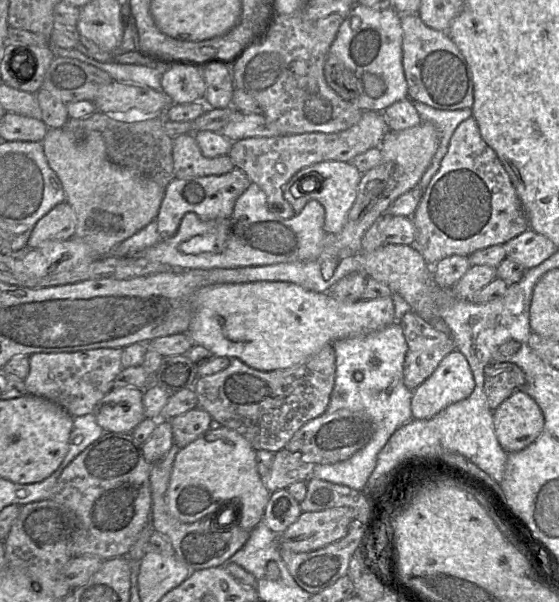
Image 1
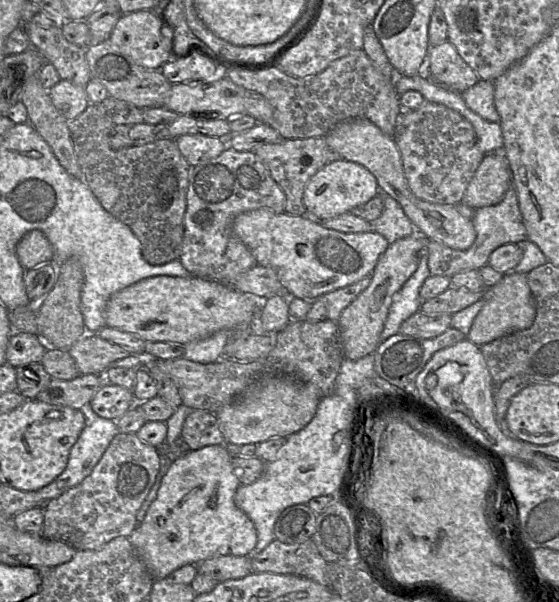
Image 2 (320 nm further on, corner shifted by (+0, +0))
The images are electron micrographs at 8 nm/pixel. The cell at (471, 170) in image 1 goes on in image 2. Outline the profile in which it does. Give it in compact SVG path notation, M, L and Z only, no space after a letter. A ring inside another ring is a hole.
M510 187L503 199L491 206L473 210L471 220L476 232L473 244L466 250L457 250L437 241L426 239L425 247L428 251L428 267L430 275L452 277L454 274L472 269L479 270L488 263L493 250L503 244L521 244L527 239L526 228L518 206L516 190Z

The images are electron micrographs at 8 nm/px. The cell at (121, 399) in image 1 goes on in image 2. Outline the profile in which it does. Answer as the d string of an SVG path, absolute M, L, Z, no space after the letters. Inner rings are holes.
M111 383L103 385L90 401L98 416L115 421L136 403L132 390Z

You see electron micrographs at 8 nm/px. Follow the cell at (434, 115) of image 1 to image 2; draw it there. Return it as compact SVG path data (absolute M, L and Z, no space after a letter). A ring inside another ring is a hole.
M479 80L461 93L466 106L485 120L499 122L500 116L494 105L494 81Z

